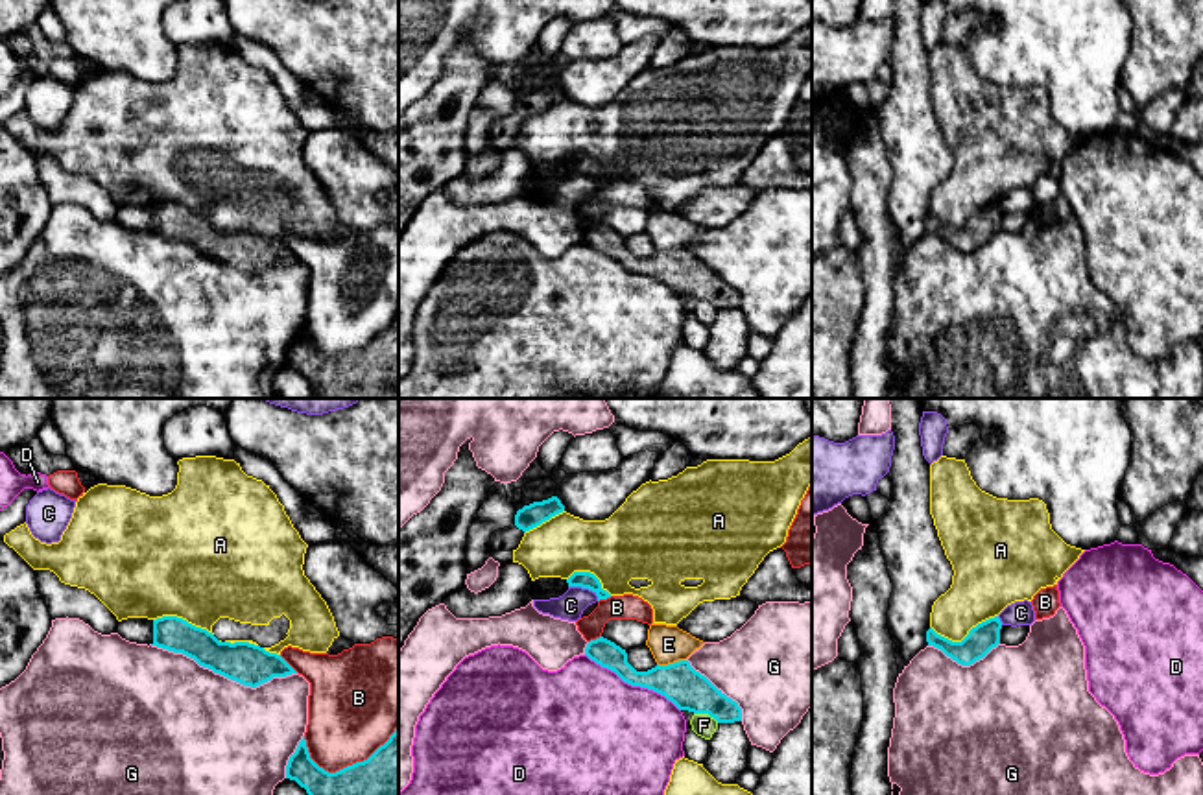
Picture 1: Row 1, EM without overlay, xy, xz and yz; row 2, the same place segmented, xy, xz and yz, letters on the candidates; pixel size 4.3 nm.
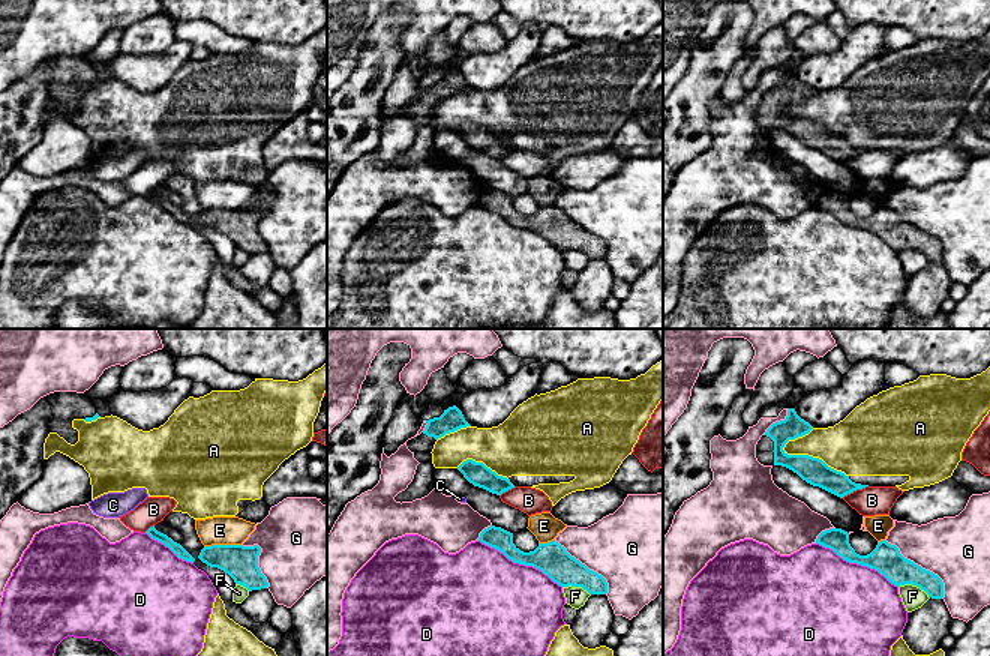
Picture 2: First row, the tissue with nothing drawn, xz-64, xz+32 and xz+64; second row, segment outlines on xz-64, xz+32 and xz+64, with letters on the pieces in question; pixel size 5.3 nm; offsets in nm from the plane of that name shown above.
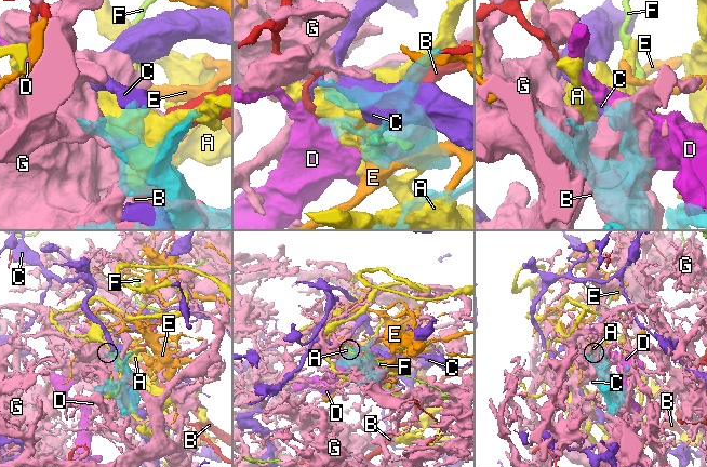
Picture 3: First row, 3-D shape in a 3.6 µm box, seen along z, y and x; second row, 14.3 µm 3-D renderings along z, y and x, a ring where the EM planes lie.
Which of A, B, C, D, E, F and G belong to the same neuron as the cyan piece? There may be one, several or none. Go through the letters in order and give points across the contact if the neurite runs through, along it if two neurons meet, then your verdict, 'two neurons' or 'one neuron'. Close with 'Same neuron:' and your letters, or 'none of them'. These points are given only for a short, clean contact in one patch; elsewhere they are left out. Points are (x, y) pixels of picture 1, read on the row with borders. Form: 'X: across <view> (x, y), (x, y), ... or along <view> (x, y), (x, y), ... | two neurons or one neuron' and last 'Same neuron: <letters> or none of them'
A: two neurons
B: two neurons
C: along xz (569, 585), (589, 589), (598, 600) | two neurons
D: two neurons
E: two neurons
F: two neurons
G: two neurons
Same neuron: none of them

